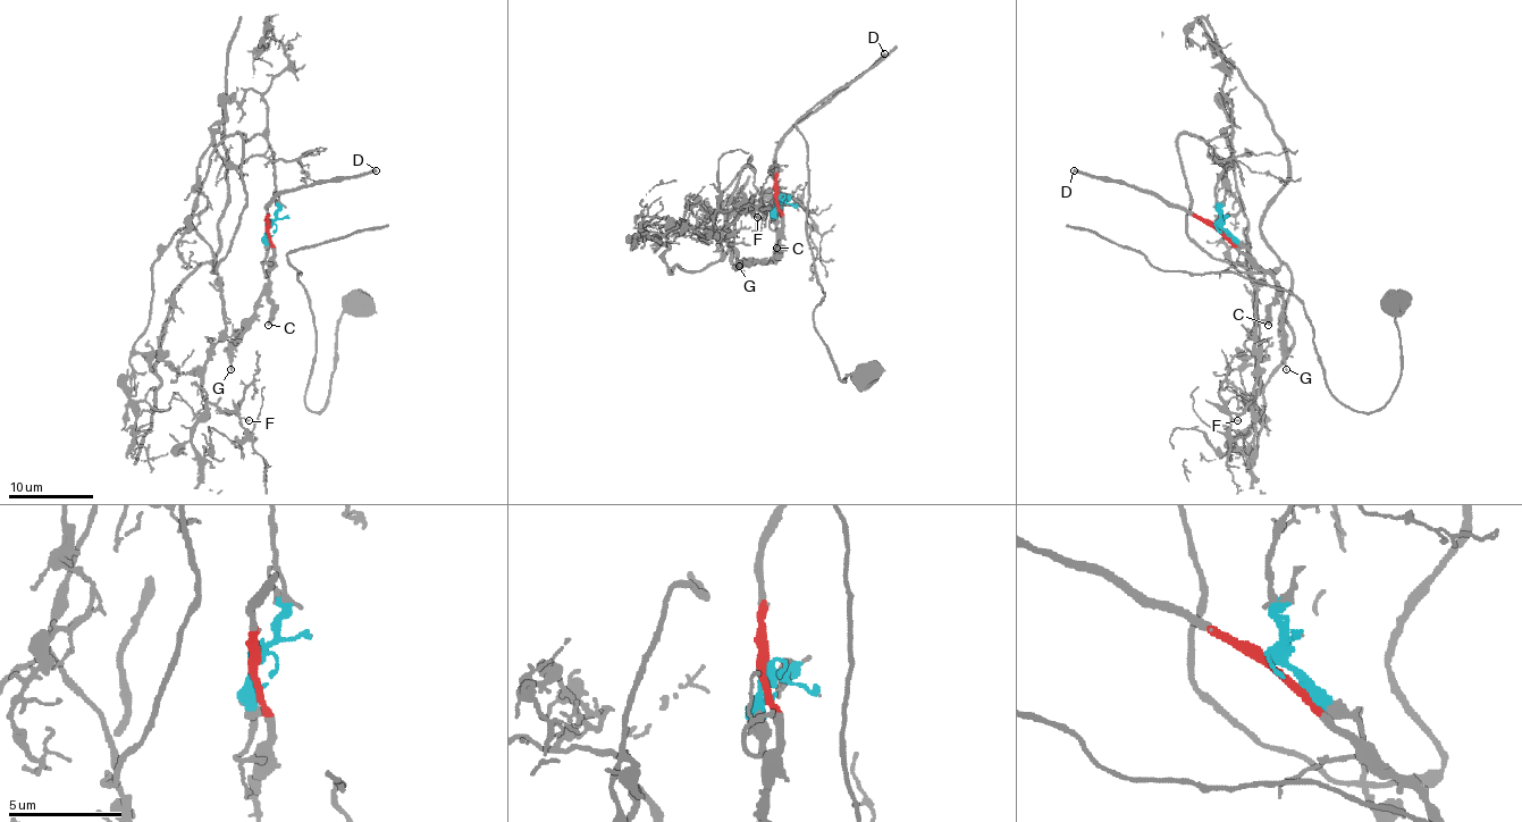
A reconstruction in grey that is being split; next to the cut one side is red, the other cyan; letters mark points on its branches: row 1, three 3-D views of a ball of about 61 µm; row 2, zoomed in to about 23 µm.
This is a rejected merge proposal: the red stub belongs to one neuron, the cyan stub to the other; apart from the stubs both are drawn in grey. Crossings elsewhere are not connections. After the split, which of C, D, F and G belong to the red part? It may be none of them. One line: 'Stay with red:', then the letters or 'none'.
Stay with red: C, D, G

